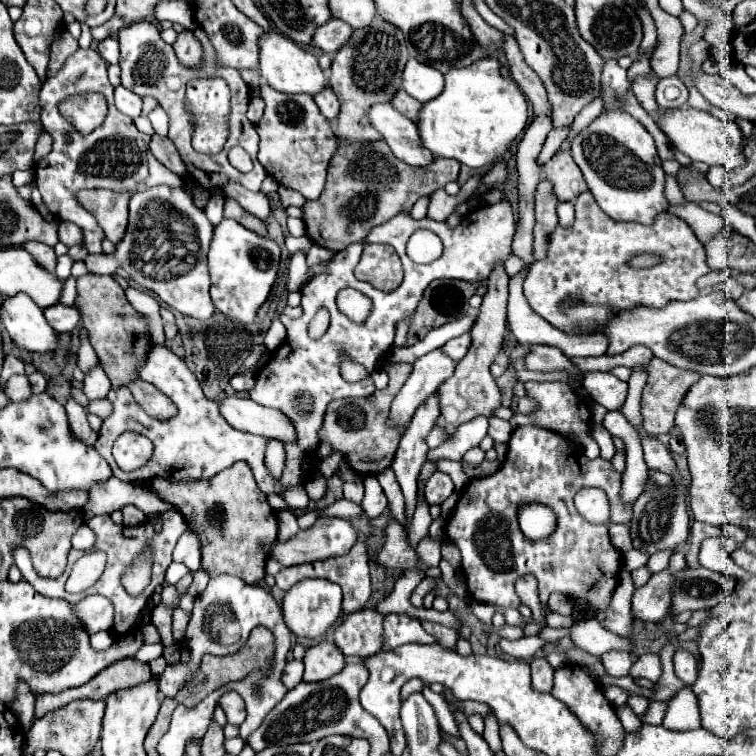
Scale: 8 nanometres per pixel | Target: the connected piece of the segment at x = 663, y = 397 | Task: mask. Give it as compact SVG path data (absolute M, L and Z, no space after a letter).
M654 357L648 365L648 383L642 393L642 417L644 417L644 431L650 437L658 437L662 433L670 433L674 427L674 413L680 405L680 399L686 395L688 387L700 379L698 371L688 371L670 365L668 361L662 361Z

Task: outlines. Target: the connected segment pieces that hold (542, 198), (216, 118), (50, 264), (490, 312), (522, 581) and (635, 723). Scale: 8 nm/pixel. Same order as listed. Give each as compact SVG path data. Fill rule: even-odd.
M542 179L536 187L536 227L534 227L534 257L542 259L546 253L546 239L552 233L552 229L558 225L558 215L556 215L556 205L558 197L554 195L554 185L550 179ZM540 233L544 237L544 245L540 241Z
M222 77L192 79L186 85L188 109L198 117L192 145L202 153L218 153L228 137L226 117L230 111L230 91Z
M26 241L22 247L36 259L36 263L40 267L54 273L54 269L56 269L56 253L54 253L54 249L50 245L44 245L40 241Z
M500 263L500 267L496 267L496 271L492 271L486 285L488 285L488 293L484 295L480 315L478 315L472 331L470 331L472 347L470 347L468 355L456 365L454 375L450 379L446 379L438 389L438 393L440 393L440 419L436 421L436 425L442 425L448 431L448 437L452 437L454 429L460 423L470 421L472 417L478 417L478 415L492 417L494 409L498 409L502 405L500 389L494 383L494 377L490 373L490 365L494 363L494 357L502 349L502 341L504 341L504 333L506 333L508 275L504 273L502 263Z
M522 575L518 581L516 581L516 593L518 597L522 599L524 605L528 605L532 609L532 615L536 621L542 621L544 619L544 611L542 611L542 603L538 599L538 581L534 579L534 575L526 577Z
M626 705L626 707L620 707L620 709L616 709L616 711L618 711L618 717L620 717L624 729L630 731L630 733L632 733L632 731L638 733L638 729L642 727L642 721L632 713L632 709Z

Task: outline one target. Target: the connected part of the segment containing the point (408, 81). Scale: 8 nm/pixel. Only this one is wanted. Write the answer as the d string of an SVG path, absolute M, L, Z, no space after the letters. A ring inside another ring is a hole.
M408 59L402 71L402 87L414 99L426 103L428 99L440 95L440 91L444 89L444 77L434 67L428 67L416 59Z

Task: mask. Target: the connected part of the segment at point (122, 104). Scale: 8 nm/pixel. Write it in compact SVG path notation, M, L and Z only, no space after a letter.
M122 85L115 88L114 100L117 109L130 118L136 119L141 114L142 98Z

